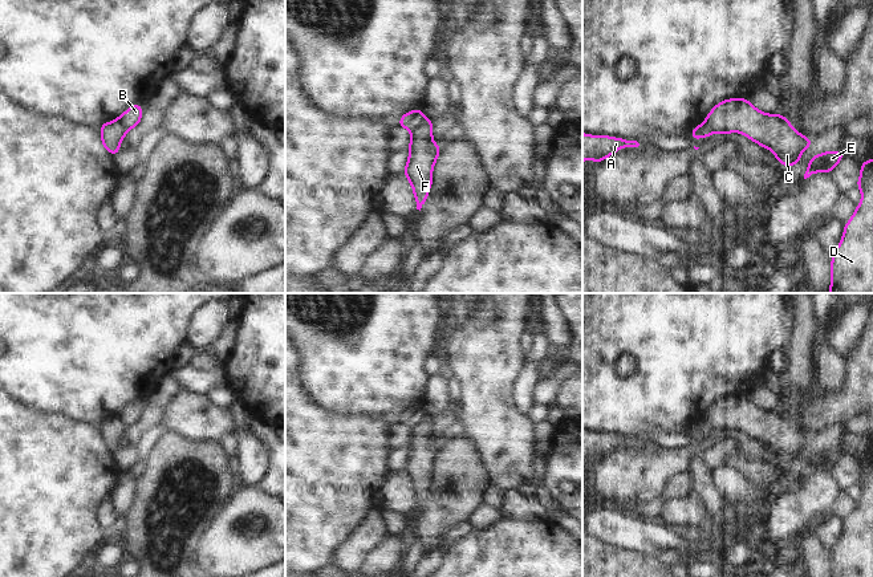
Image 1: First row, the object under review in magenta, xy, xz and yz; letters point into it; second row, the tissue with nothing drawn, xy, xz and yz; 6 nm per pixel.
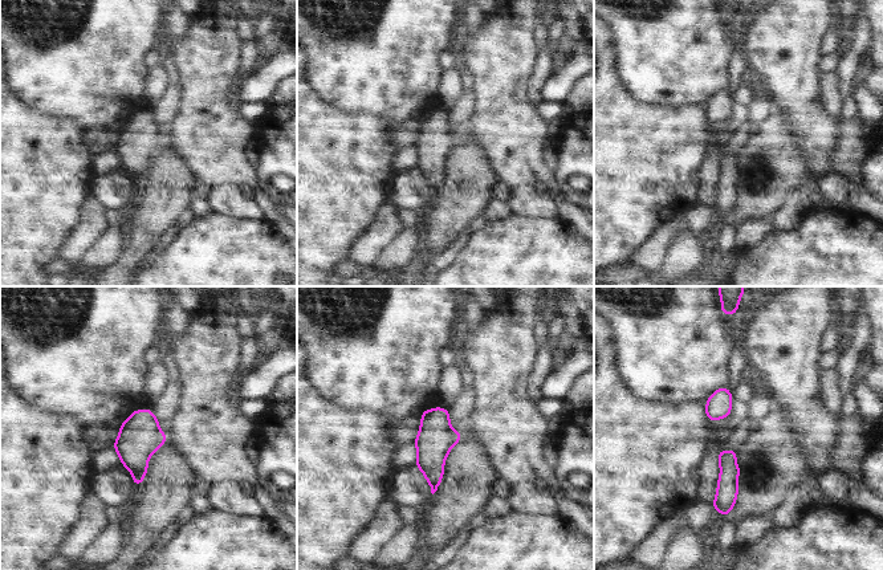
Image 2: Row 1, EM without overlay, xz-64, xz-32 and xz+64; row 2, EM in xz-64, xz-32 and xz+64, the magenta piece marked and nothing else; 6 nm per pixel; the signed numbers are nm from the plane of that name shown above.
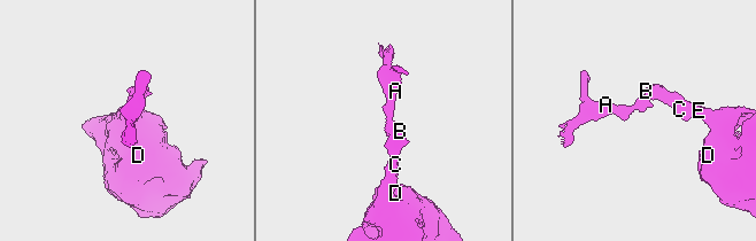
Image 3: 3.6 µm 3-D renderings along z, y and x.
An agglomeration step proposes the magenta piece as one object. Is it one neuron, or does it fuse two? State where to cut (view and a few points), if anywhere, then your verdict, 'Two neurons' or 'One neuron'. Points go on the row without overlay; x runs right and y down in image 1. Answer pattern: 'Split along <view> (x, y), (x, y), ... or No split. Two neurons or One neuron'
Split along xz (425, 414), (411, 429). Two neurons.

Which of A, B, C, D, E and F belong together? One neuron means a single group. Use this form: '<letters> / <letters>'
A / B C D E F

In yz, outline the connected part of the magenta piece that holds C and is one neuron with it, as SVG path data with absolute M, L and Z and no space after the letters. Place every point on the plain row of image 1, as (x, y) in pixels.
M748 395L723 397L706 413L705 422L712 430L742 430L776 452L779 460L791 466L800 459L800 451L815 438L797 430L781 411L766 411Z

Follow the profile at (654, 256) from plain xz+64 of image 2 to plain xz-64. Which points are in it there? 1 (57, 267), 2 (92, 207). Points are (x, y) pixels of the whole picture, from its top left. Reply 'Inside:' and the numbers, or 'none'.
Inside: 2

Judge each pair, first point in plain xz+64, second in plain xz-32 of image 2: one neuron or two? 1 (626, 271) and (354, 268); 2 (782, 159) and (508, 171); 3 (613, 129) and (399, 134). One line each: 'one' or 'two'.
1: one
2: two
3: two

